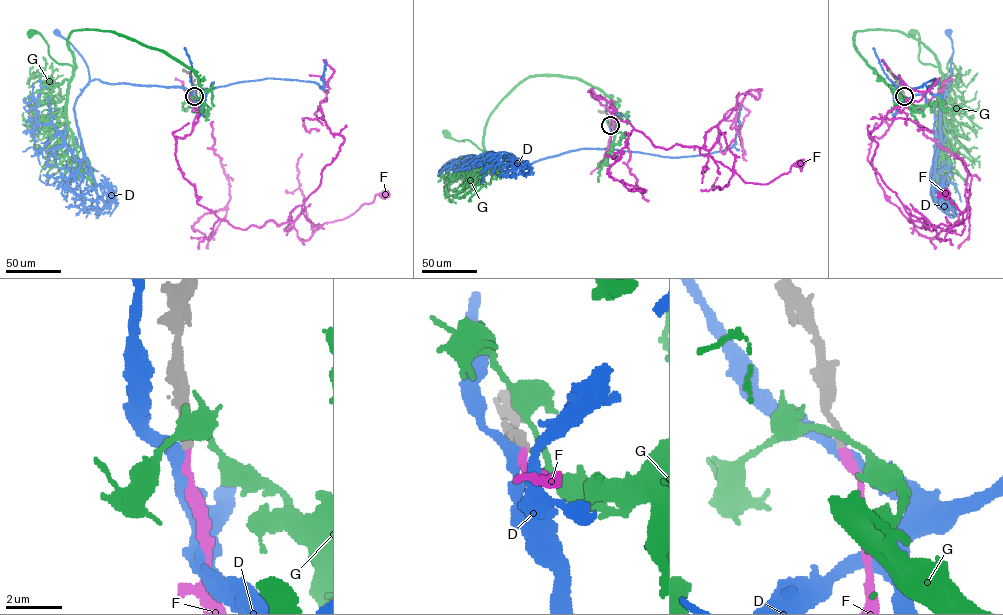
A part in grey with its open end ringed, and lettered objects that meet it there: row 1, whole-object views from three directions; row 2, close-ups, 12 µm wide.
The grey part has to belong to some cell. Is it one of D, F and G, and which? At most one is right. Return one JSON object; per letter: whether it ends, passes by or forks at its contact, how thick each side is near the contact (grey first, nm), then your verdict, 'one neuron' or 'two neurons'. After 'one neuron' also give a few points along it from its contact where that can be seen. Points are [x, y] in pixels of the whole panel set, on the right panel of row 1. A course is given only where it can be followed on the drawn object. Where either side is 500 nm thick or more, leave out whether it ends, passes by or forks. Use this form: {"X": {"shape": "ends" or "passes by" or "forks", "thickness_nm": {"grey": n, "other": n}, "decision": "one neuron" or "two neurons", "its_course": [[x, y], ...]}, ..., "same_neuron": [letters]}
{"D": {"shape": "passes by", "thickness_nm": {"grey": 360, "other": 360}, "decision": "two neurons"}, "F": {"shape": "ends", "thickness_nm": {"grey": 360, "other": 280}, "decision": "one neuron", "its_course": [[904, 96], [867, 160], [885, 198], [918, 227], [928, 225], [904, 205], [927, 226], [961, 222], [941, 193]]}, "G": {"shape": "passes by", "thickness_nm": {"grey": 400, "other": 190}, "decision": "two neurons"}, "same_neuron": ["F"]}

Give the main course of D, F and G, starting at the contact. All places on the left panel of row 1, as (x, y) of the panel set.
D: (194, 96), (193, 91), (179, 87), (89, 81), (83, 57), (56, 32)
F: (194, 96), (176, 160), (234, 227), (279, 225), (301, 205), (319, 228), (386, 193)
G: (194, 95), (201, 98), (194, 72), (163, 51), (113, 32), (73, 30), (72, 66), (57, 63), (32, 32)

